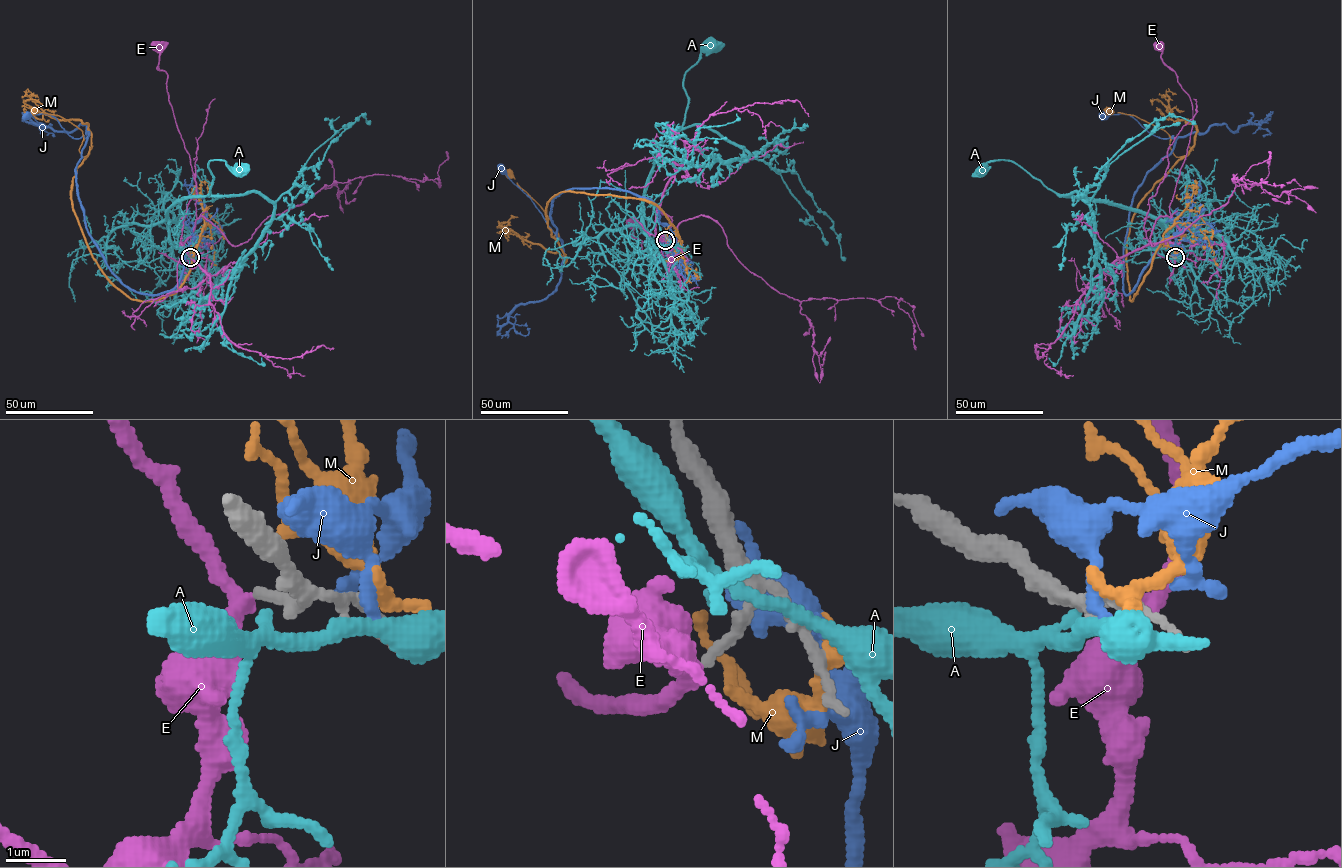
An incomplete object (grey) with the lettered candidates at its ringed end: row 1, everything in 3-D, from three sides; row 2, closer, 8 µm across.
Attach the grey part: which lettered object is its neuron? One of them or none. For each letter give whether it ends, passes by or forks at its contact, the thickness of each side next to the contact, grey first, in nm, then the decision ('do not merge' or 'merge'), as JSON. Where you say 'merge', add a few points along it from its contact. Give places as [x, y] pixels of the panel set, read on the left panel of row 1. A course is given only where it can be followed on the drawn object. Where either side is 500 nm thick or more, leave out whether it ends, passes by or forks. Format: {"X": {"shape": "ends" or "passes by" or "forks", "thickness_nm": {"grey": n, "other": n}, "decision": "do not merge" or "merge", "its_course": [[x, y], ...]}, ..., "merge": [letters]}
{"A": {"shape": "passes by", "thickness_nm": {"grey": 110, "other": 260}, "decision": "do not merge"}, "E": {"shape": "passes by", "thickness_nm": {"grey": 180, "other": 280}, "decision": "merge", "its_course": [[190, 257], [183, 244], [195, 226], [195, 184], [169, 101], [167, 75], [159, 69], [155, 46]]}, "J": {"shape": "ends", "thickness_nm": {"grey": 130, "other": 280}, "decision": "do not merge"}, "M": {"shape": "ends", "thickness_nm": {"grey": 140, "other": 360}, "decision": "do not merge"}, "merge": ["E"]}

